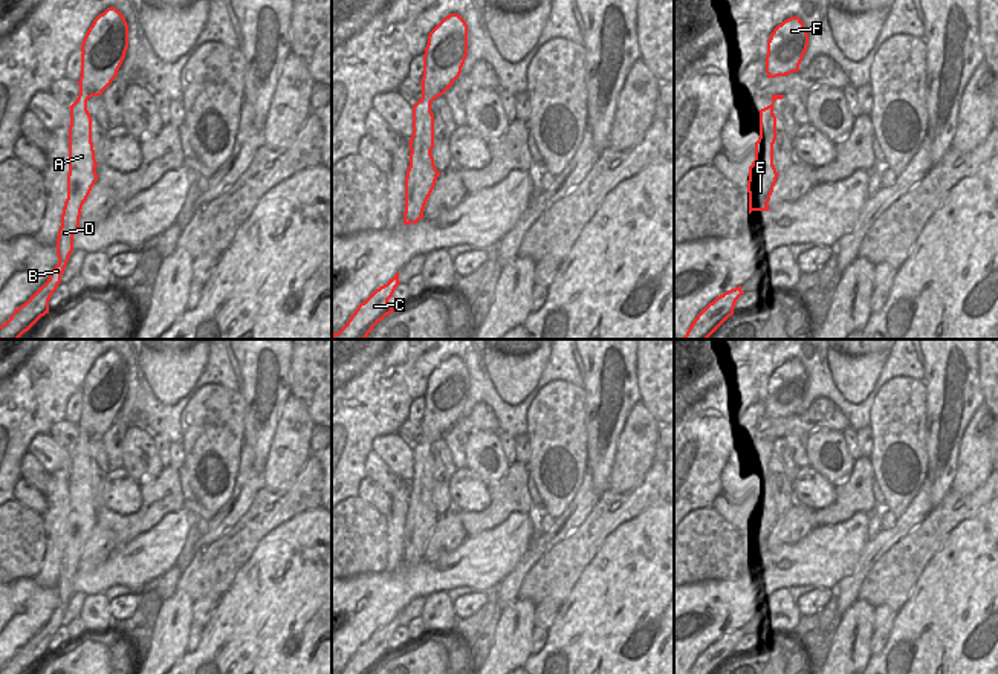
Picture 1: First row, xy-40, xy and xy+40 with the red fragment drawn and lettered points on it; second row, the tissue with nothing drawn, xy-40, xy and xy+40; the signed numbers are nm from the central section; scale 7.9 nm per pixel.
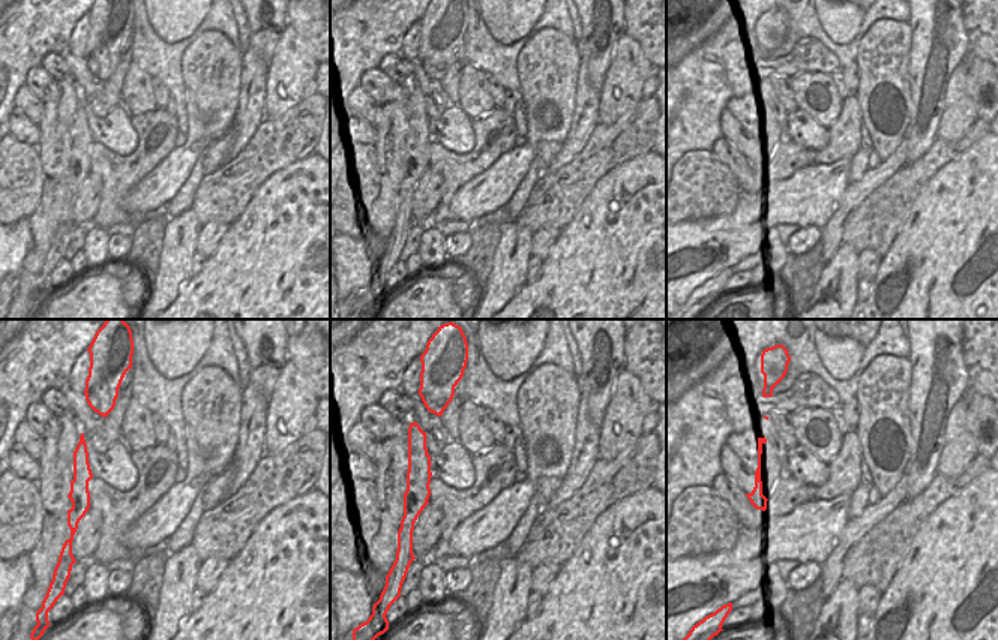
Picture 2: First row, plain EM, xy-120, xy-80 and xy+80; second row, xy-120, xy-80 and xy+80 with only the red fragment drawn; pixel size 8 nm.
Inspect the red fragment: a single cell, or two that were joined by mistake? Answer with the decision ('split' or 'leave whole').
leave whole

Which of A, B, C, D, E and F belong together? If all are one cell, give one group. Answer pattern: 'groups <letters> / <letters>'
groups A B C D E F

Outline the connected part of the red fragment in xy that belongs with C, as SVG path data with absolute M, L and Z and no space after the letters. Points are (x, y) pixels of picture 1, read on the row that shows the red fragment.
M397 272L387 284L376 289L358 306L347 324L338 333L332 335L332 339L365 339L379 321L394 312L388 300L399 284Z

